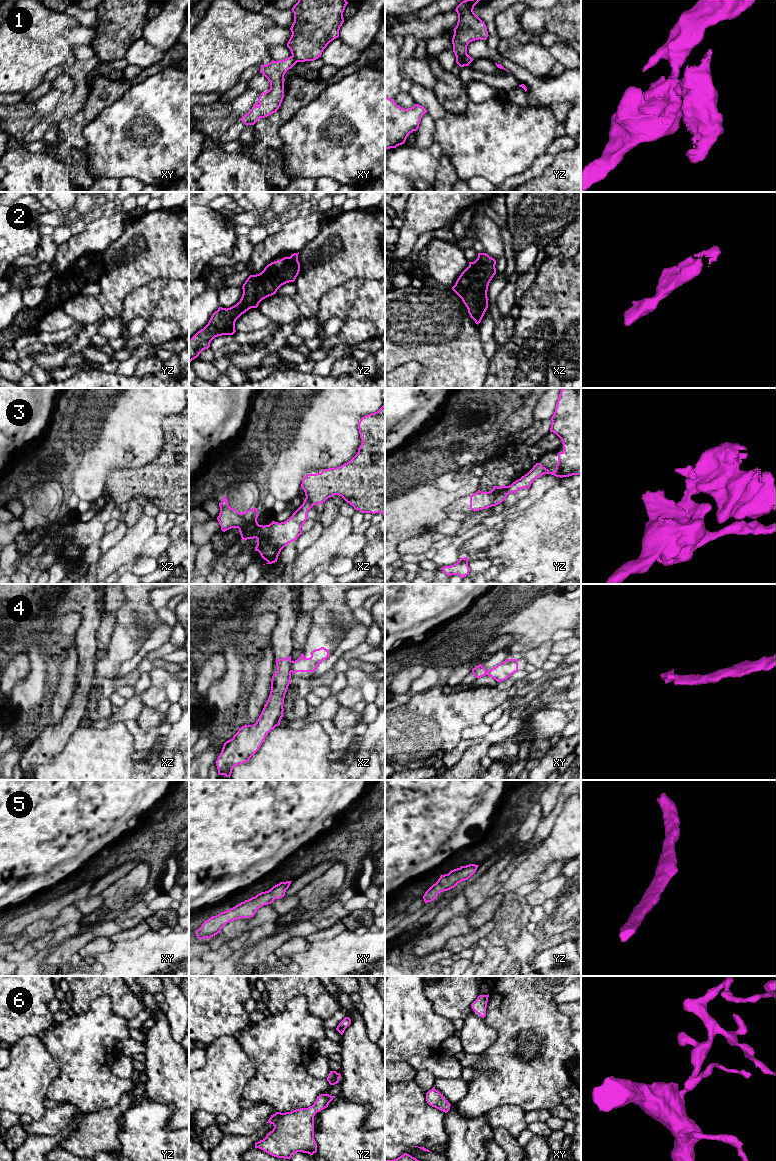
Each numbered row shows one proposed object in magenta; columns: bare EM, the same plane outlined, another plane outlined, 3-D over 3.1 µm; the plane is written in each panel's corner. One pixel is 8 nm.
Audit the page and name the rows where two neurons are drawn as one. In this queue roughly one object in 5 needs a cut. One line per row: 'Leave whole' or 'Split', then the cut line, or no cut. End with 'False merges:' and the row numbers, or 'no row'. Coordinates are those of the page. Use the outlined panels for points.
1: Split. Split along yz (466, 53), (456, 59)
2: Leave whole. No split
3: Split. Split along yz (500, 487), (492, 505)
4: Split. Split along xz (292, 661), (290, 671)
5: Leave whole. No split
6: Leave whole. No split
False merges: 1, 3, 4

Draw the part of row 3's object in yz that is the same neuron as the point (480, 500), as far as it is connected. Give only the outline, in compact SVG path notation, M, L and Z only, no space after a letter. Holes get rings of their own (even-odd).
M494 486L489 492L482 492L478 490L476 493L470 496L470 509L473 511L479 511L482 509L487 509L494 505L494 500L496 499L498 492L498 486Z

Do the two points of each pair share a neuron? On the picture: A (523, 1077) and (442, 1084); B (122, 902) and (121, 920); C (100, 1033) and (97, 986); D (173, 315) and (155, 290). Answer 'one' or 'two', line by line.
A: two
B: two
C: two
D: one

